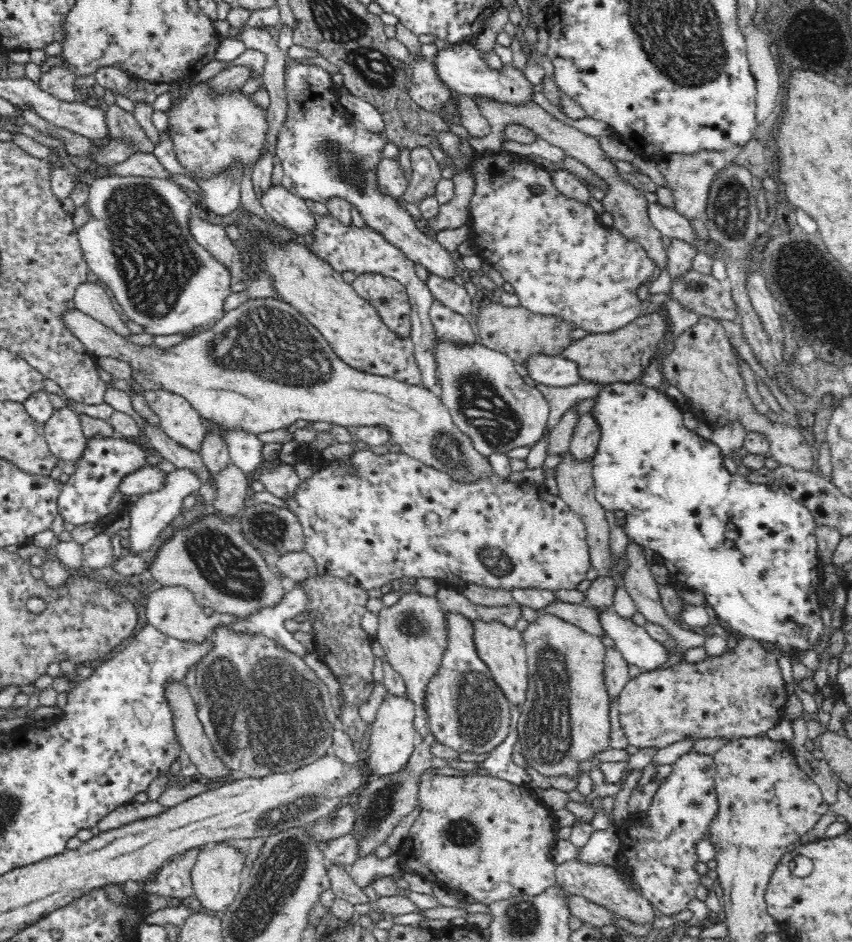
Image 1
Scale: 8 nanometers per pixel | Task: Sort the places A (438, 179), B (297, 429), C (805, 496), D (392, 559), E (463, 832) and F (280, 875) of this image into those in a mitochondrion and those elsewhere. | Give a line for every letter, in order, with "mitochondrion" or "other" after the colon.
A: other
B: other
C: other
D: other
E: mitochondrion
F: mitochondrion

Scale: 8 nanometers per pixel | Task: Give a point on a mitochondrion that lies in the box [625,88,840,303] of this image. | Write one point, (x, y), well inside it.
(729, 202)

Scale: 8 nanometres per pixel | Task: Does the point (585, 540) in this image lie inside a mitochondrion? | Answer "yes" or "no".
no

